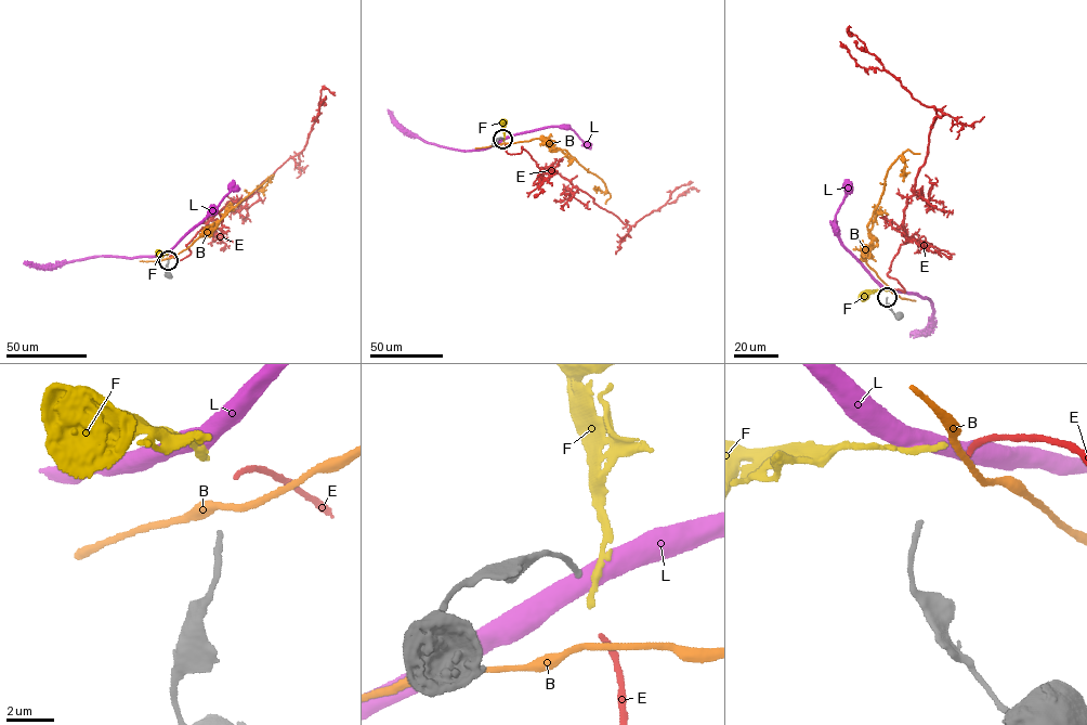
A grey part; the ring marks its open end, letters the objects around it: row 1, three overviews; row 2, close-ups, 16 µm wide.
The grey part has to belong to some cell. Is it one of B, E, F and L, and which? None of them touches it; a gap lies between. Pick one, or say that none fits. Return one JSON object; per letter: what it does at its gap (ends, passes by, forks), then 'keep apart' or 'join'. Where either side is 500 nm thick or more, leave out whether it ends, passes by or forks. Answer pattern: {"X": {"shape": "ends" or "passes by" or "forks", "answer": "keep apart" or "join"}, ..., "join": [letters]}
{"B": {"shape": "passes by", "answer": "keep apart"}, "E": {"shape": "ends", "answer": "keep apart"}, "F": {"shape": "passes by", "answer": "keep apart"}, "L": {"answer": "keep apart"}, "join": []}

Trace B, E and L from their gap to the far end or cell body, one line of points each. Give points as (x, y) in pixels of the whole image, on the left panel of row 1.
B: (170, 258), (204, 235), (267, 177), (266, 185), (256, 185)
E: (169, 256), (188, 256), (186, 245), (212, 216), (245, 199), (303, 150), (322, 88), (335, 94)
L: (168, 254), (92, 257), (48, 267), (23, 262)

